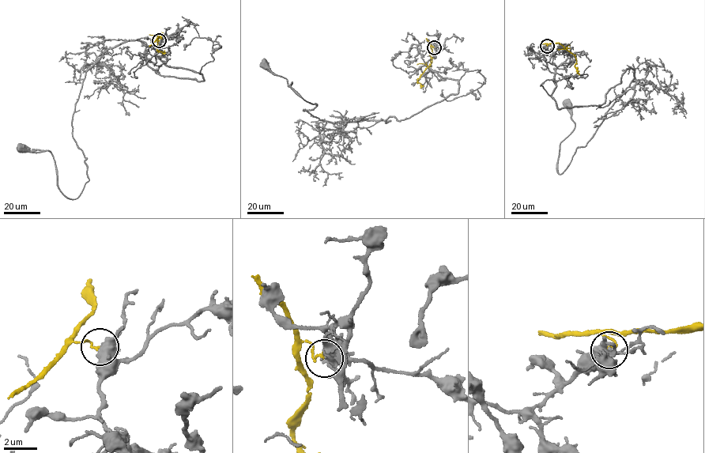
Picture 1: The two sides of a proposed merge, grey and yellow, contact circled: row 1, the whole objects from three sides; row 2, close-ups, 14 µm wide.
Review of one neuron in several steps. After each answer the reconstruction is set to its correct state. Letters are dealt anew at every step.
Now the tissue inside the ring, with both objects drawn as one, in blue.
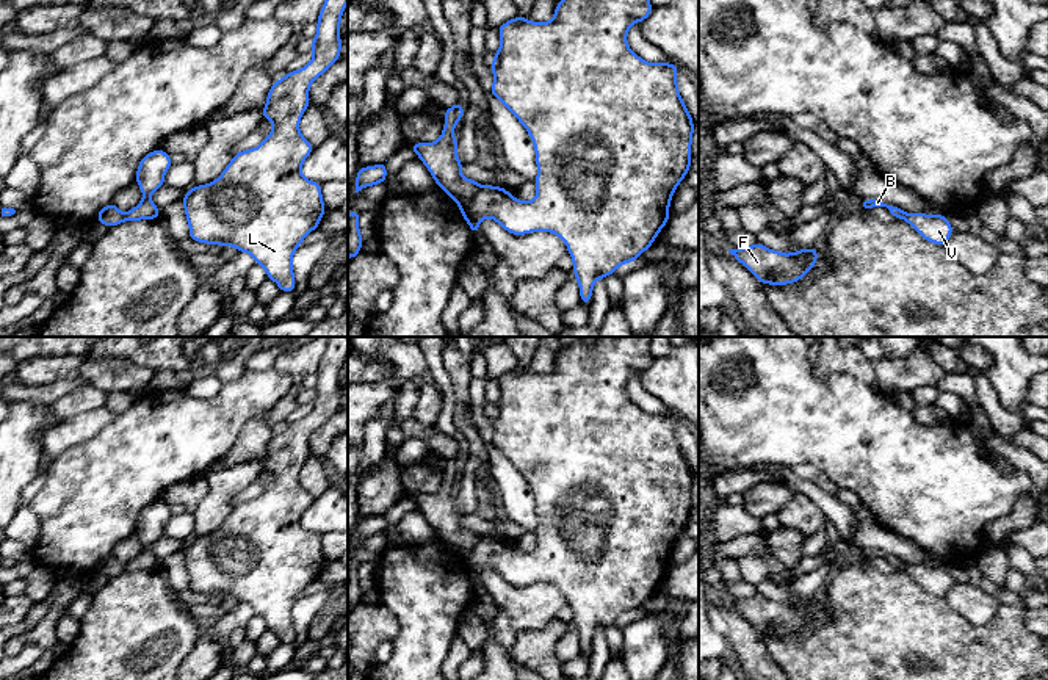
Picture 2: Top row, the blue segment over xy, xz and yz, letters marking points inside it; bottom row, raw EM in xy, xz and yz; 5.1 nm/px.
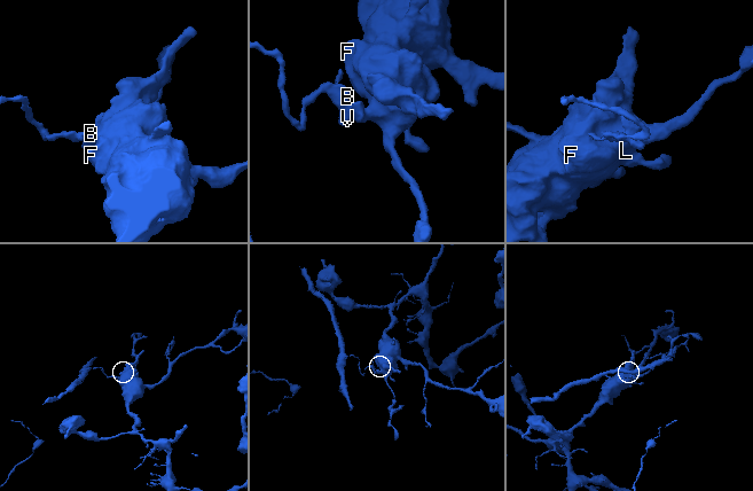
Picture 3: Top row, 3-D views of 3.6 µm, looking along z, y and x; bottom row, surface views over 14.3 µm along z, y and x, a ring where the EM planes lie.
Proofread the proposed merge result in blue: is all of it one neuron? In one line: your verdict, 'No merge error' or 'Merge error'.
Merge error

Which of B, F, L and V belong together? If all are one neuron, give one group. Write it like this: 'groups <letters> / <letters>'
groups B / F L V

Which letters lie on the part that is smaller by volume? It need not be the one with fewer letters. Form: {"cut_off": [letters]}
{"cut_off": ["B"]}

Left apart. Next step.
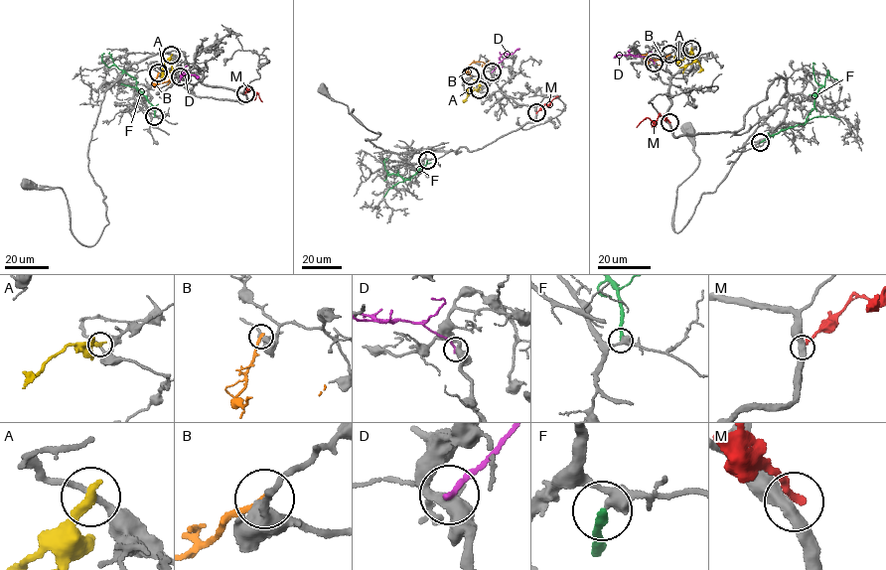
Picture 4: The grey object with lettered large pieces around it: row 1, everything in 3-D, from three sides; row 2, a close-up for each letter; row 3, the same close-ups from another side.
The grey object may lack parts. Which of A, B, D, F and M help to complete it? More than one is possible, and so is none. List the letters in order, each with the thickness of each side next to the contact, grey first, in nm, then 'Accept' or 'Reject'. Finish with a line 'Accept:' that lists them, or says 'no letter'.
A: Thickness 200 nm (grey) against 360 nm. Reject
B: Thickness 550 nm (grey) against 240 nm. Reject
D: Thickness 400 nm (grey) against 190 nm. Reject
F: Thickness 400 nm (grey) against 280 nm. Reject
M: Thickness 440 nm (grey) against 280 nm. Reject
Accept: no letter

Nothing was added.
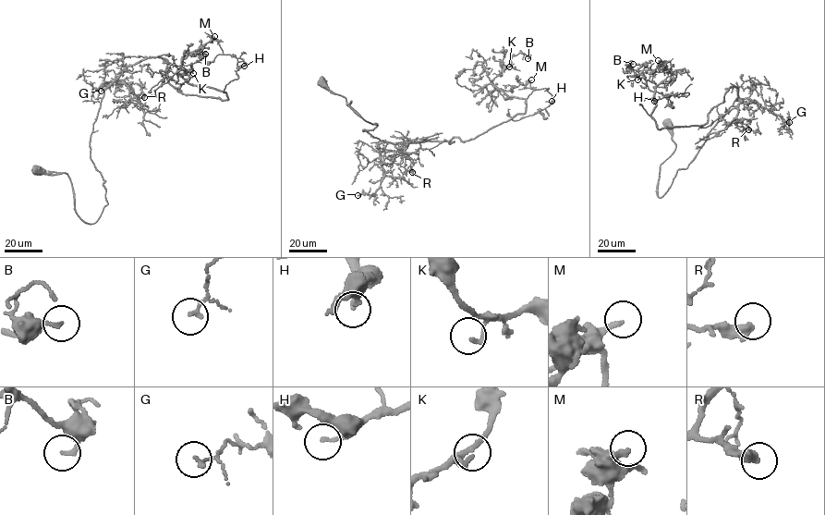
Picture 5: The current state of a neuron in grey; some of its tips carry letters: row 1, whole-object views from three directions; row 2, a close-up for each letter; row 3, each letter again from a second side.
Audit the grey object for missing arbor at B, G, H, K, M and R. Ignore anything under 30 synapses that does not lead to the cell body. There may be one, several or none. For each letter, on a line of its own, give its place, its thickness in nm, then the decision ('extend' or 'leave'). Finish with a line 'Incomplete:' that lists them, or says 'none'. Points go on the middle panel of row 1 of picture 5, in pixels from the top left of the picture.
B: place (527, 58); calibre 170 nm; leave
G: place (357, 195); calibre 100 nm; leave
H: place (552, 101); calibre 130 nm; leave
K: place (509, 67); calibre 180 nm; leave
M: place (531, 79); calibre 200 nm; extend
R: place (412, 172); calibre 400 nm; leave
Incomplete: M

